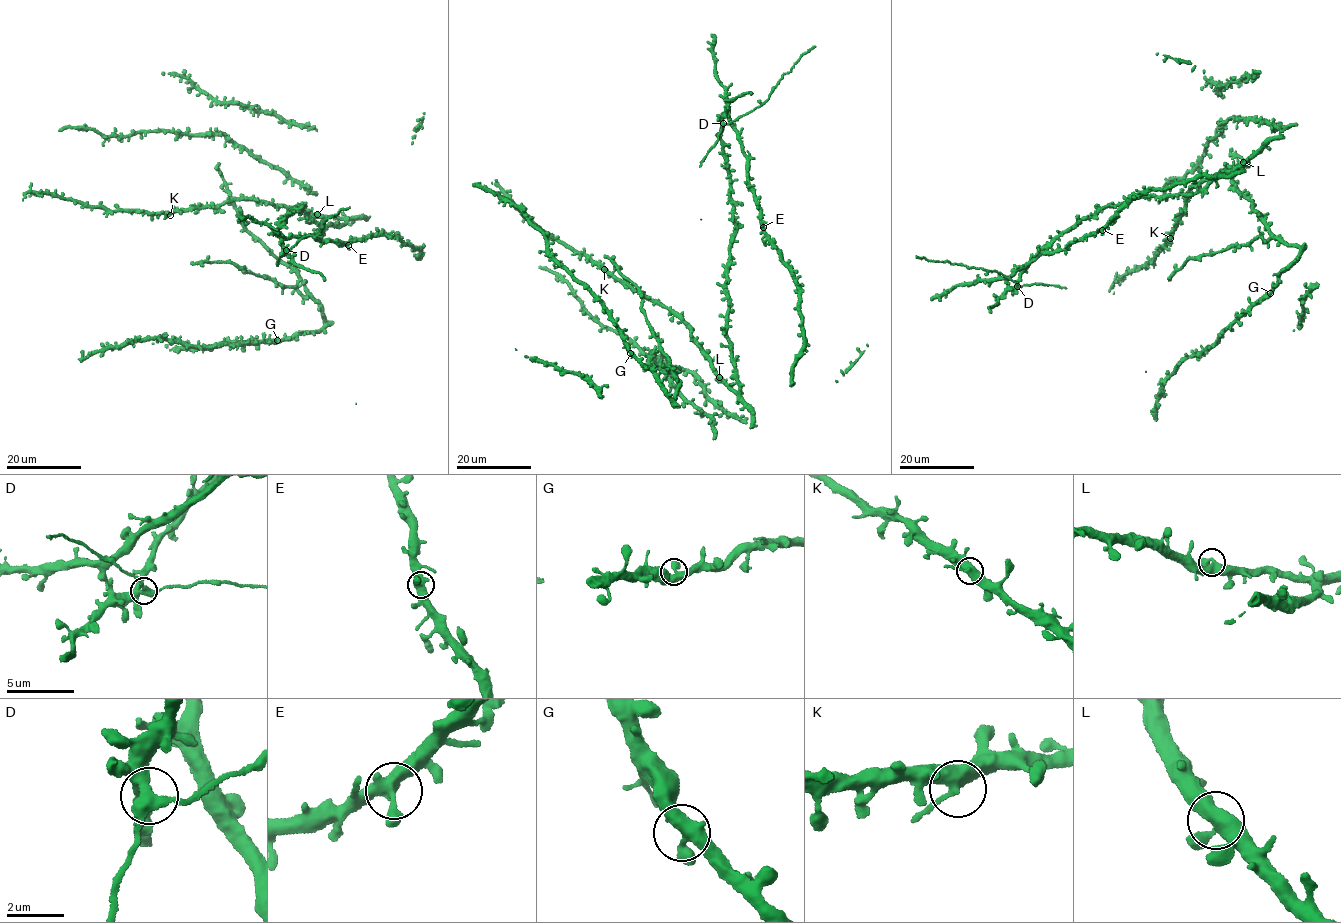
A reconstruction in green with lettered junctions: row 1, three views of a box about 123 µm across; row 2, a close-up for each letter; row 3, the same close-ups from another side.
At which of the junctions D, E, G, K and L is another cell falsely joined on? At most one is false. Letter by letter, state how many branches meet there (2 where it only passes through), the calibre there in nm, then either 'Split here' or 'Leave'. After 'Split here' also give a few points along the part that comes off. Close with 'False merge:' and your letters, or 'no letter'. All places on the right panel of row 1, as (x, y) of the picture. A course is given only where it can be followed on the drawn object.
D: Branches: 3. Thickness 400 nm. Split here. Course of the part to remove: (1018, 286), (994, 271), (946, 260), (929, 261), (916, 255)
E: Branches: 3. Thickness 420 nm. Leave
G: Branches: 3. Thickness 400 nm. Leave
K: Branches: 3. Thickness 440 nm. Leave
L: Branches: 3. Thickness 400 nm. Leave
False merge: D

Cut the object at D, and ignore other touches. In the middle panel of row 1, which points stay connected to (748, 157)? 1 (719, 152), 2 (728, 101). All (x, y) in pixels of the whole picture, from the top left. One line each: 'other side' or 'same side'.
1: same side
2: same side

